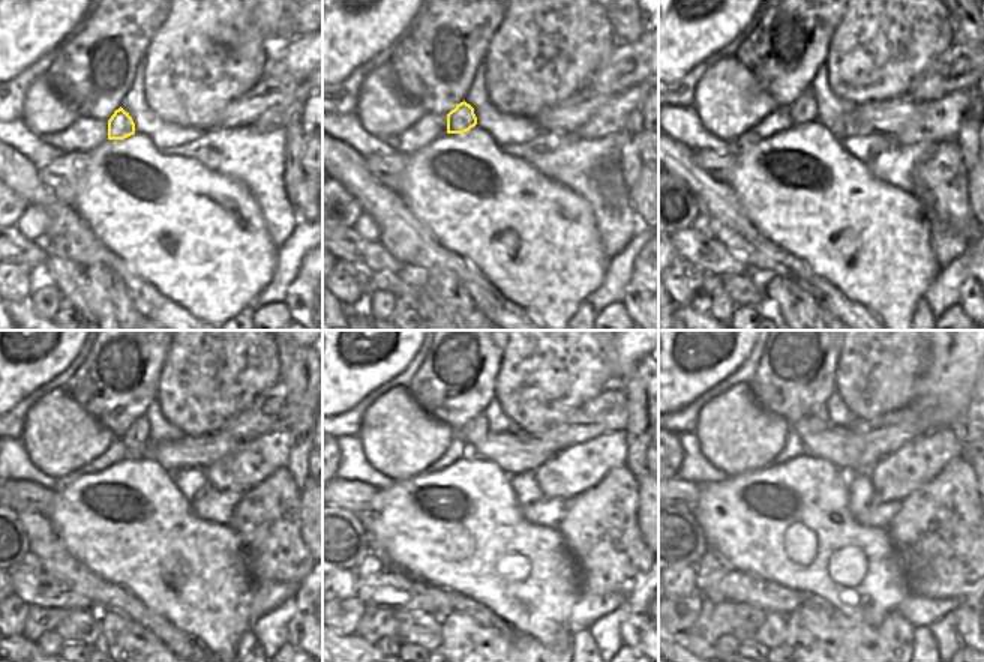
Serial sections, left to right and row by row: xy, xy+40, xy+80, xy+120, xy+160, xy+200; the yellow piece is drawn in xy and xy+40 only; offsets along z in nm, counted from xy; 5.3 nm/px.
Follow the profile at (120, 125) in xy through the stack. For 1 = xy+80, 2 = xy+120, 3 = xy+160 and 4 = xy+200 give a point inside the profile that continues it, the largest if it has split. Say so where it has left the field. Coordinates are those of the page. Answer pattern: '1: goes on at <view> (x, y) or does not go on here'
1: goes on at xy+80 (803, 111)
2: goes on at xy+120 (137, 440)
3: goes on at xy+160 (477, 428)
4: goes on at xy+200 (818, 421)

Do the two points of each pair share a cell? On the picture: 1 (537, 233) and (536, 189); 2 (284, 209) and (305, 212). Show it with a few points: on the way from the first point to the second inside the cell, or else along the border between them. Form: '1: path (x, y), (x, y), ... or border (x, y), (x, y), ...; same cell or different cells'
1: path (536, 222), (536, 200); same cell
2: border (294, 207), (300, 219); different cells

